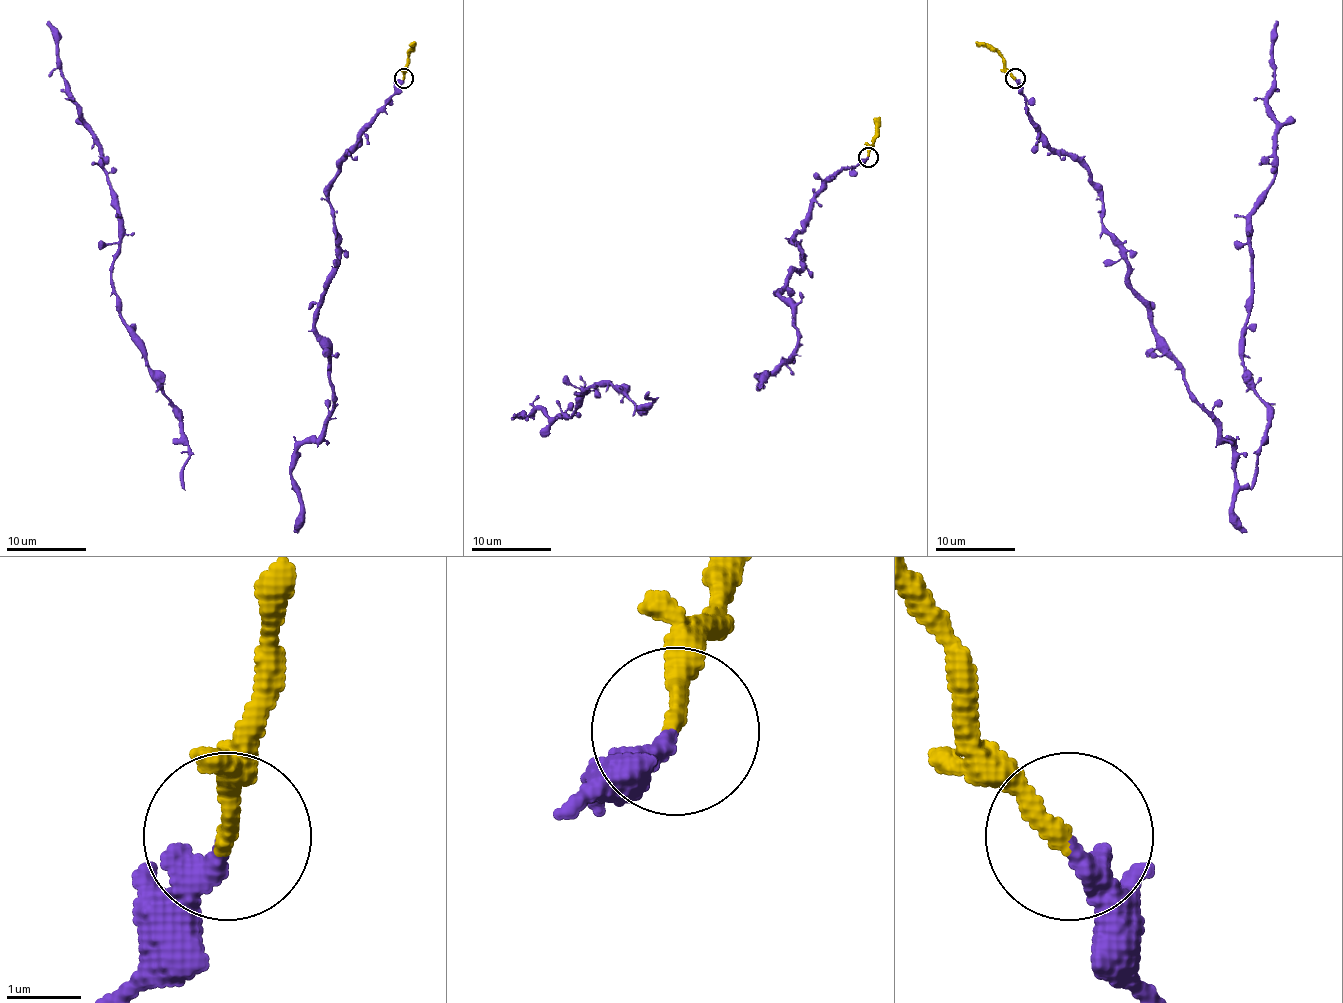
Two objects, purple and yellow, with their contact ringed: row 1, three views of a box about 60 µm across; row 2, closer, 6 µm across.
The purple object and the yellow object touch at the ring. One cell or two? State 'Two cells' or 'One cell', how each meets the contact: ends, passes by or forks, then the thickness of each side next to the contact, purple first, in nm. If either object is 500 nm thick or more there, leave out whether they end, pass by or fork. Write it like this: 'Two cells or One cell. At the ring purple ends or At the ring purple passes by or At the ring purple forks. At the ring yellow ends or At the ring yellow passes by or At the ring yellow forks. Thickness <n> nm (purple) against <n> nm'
One cell. At the ring purple ends. At the ring yellow ends. Thickness 320 nm (purple) against 240 nm

